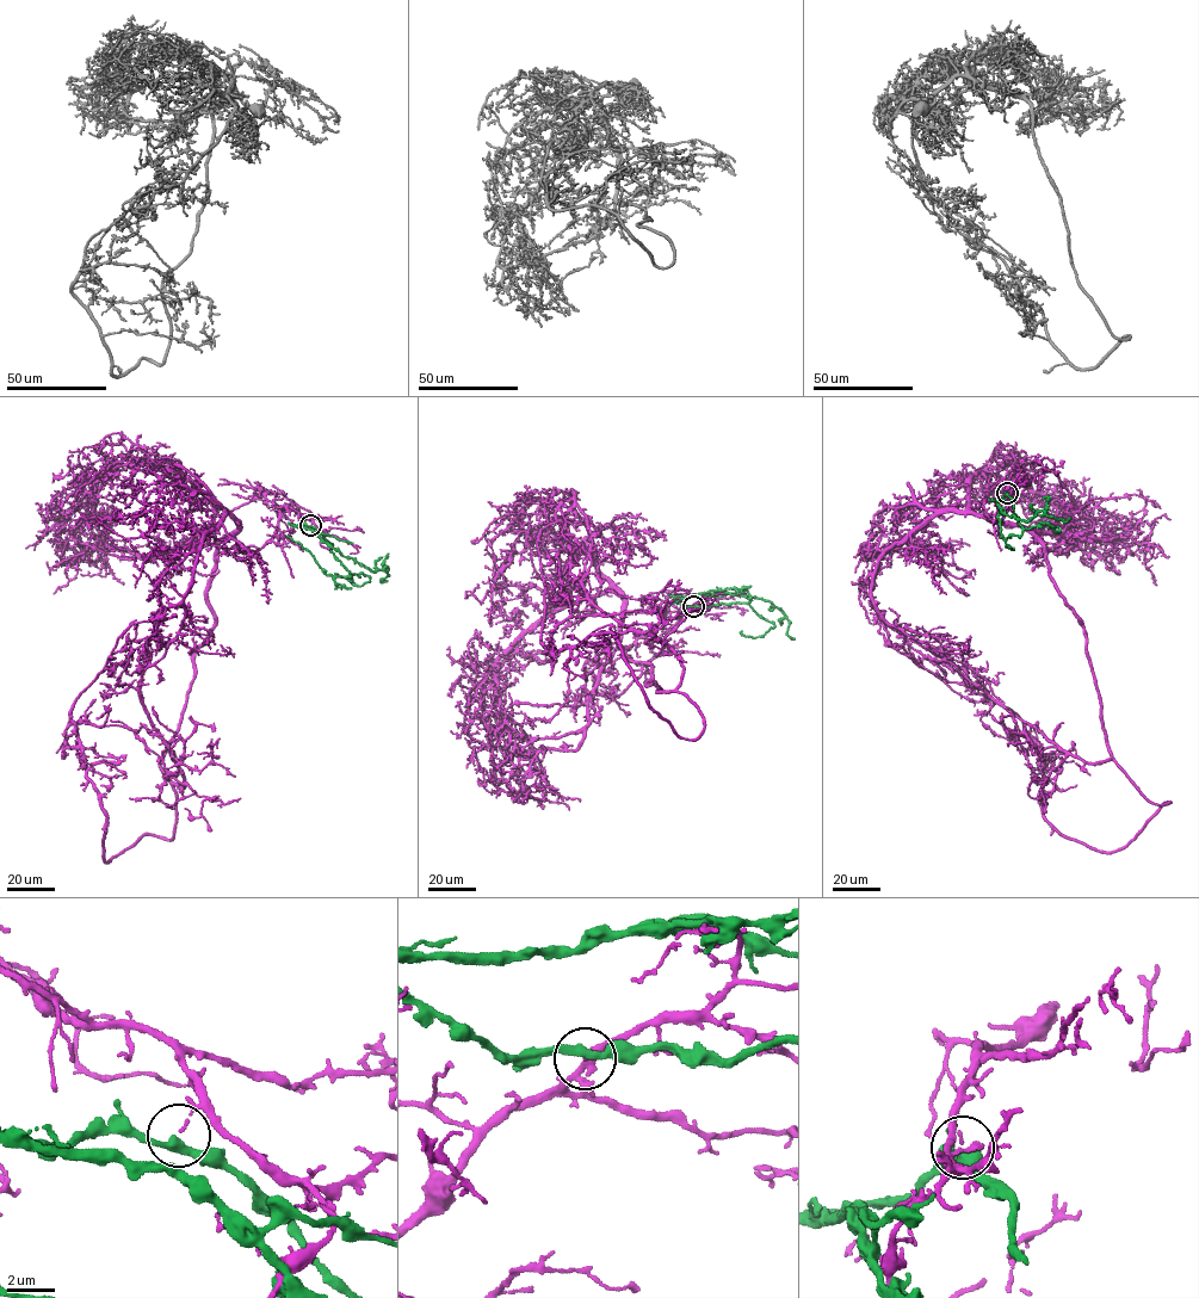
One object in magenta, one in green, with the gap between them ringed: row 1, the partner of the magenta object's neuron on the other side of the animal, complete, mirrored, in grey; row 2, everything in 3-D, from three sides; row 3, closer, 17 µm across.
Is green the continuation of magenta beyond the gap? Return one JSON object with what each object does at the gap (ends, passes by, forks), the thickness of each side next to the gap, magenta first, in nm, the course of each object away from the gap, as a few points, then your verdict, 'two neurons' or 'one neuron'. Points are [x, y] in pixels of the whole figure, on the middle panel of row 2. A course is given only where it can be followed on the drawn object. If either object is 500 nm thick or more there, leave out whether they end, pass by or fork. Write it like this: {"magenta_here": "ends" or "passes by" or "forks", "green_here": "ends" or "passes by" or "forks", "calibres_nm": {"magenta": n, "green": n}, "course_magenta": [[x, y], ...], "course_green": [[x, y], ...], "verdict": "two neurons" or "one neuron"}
{"magenta_here": "ends", "green_here": "passes by", "calibres_nm": {"magenta": 110, "green": 340}, "course_magenta": [[693, 607], [665, 629], [656, 606], [625, 611], [572, 490], [537, 539], [541, 642], [656, 604]], "course_green": [[693, 606], [684, 606], [674, 598], [722, 592], [762, 599], [780, 609], [789, 623], [787, 635], [795, 638]], "verdict": "two neurons"}

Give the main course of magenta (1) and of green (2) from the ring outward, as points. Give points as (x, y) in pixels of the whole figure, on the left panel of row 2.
1: (310, 525), (283, 507), (243, 552), (227, 512), (186, 594), (79, 696), (74, 722), (178, 771)
2: (310, 526), (294, 525), (310, 529), (342, 556), (372, 570), (388, 568), (387, 576), (381, 581), (387, 580)

